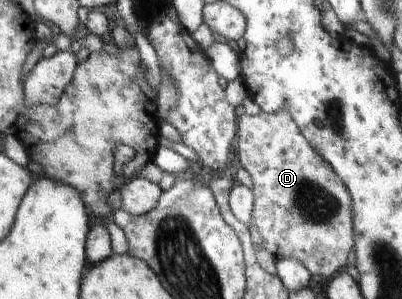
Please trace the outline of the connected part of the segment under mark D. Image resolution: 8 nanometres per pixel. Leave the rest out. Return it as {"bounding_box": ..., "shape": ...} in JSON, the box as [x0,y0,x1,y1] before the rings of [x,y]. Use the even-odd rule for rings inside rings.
{"bounding_box":[236,111,354,278],"shape":[[[259,111],[248,115],[242,112],[239,117],[238,137],[236,138],[237,158],[240,166],[245,168],[253,178],[252,193],[254,209],[251,225],[261,234],[261,244],[269,254],[278,258],[297,259],[313,275],[330,278],[331,274],[339,272],[347,264],[347,254],[353,248],[354,213],[350,191],[338,177],[334,167],[330,165],[307,142],[306,137],[299,130],[296,123],[287,111],[275,114]]]}

